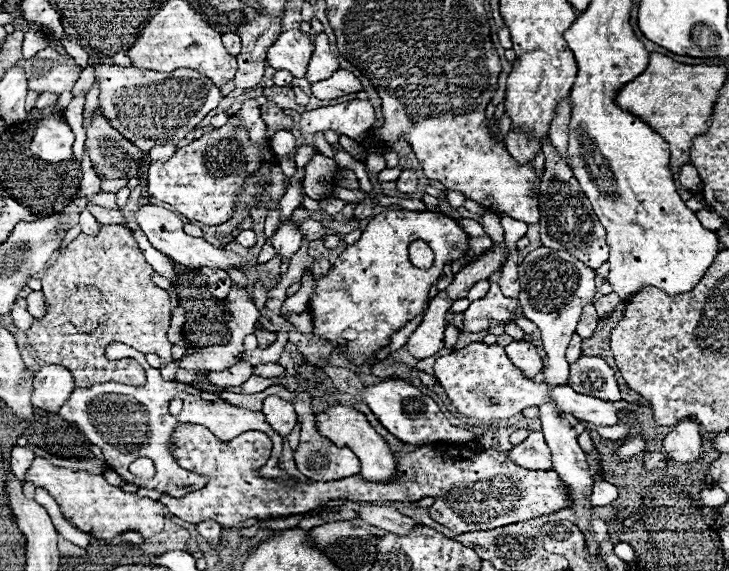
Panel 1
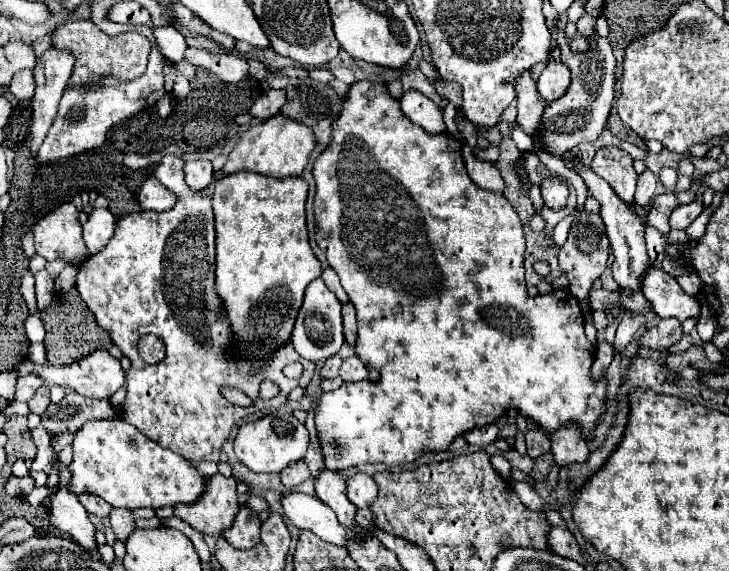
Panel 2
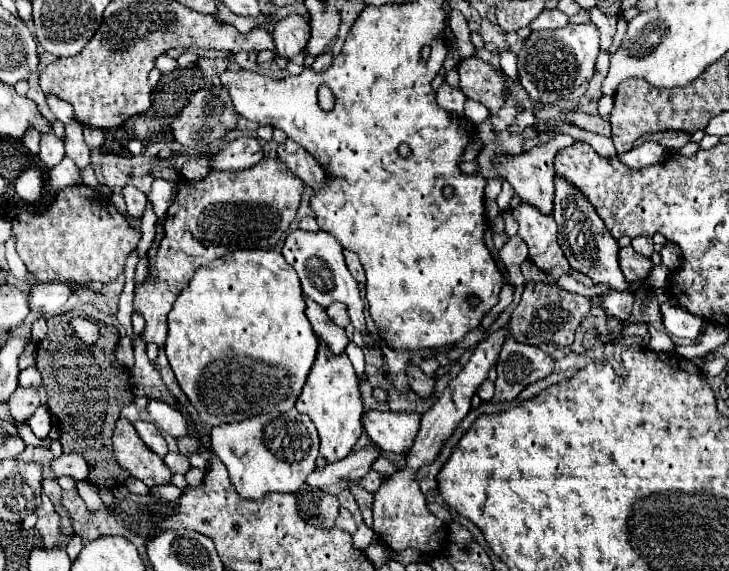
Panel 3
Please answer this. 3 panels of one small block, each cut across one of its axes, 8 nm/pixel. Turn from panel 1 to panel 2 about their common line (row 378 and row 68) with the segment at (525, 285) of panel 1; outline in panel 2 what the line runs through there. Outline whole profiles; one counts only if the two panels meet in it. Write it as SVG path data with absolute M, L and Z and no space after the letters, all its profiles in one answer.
M548 62L536 82L538 94L546 104L564 96L568 86L570 86L570 70L562 62Z

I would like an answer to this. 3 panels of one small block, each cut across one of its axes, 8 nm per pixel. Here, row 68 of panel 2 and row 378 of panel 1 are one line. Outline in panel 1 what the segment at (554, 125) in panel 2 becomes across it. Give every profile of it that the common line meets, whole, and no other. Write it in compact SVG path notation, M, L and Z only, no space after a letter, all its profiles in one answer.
M582 354L574 364L570 364L568 384L580 394L594 394L594 398L606 398L606 402L622 400L614 370L600 356Z

